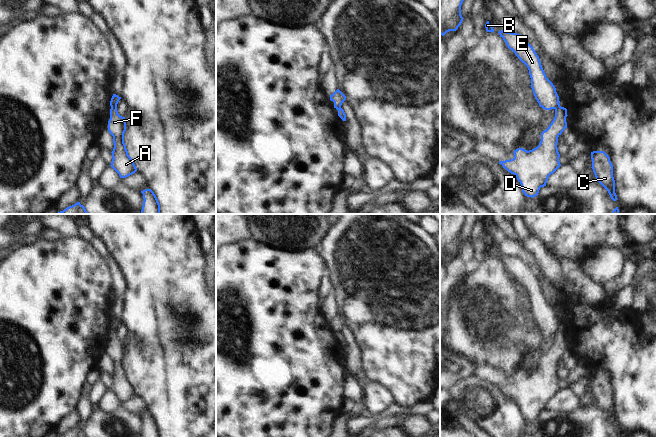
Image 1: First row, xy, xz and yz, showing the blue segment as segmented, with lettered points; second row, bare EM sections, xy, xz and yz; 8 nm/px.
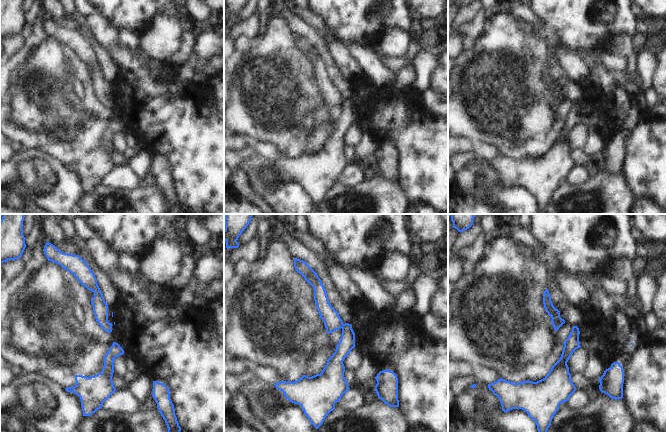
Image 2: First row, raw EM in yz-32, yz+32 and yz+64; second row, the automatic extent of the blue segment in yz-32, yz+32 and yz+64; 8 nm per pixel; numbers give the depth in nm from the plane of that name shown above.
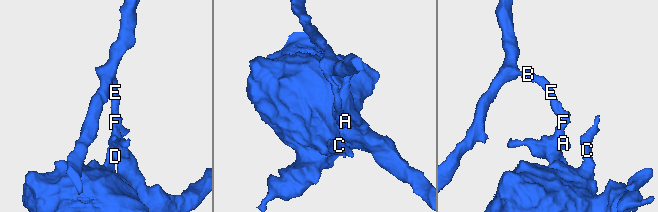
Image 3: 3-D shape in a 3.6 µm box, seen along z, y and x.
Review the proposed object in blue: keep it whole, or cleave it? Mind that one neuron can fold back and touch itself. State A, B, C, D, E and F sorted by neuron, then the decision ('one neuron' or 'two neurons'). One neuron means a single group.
A C D F / B E; two neurons

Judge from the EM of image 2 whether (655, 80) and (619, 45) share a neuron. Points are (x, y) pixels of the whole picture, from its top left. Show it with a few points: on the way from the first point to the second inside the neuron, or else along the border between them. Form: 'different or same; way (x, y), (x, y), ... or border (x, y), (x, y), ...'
different; border (647, 76), (648, 82), (655, 90)

